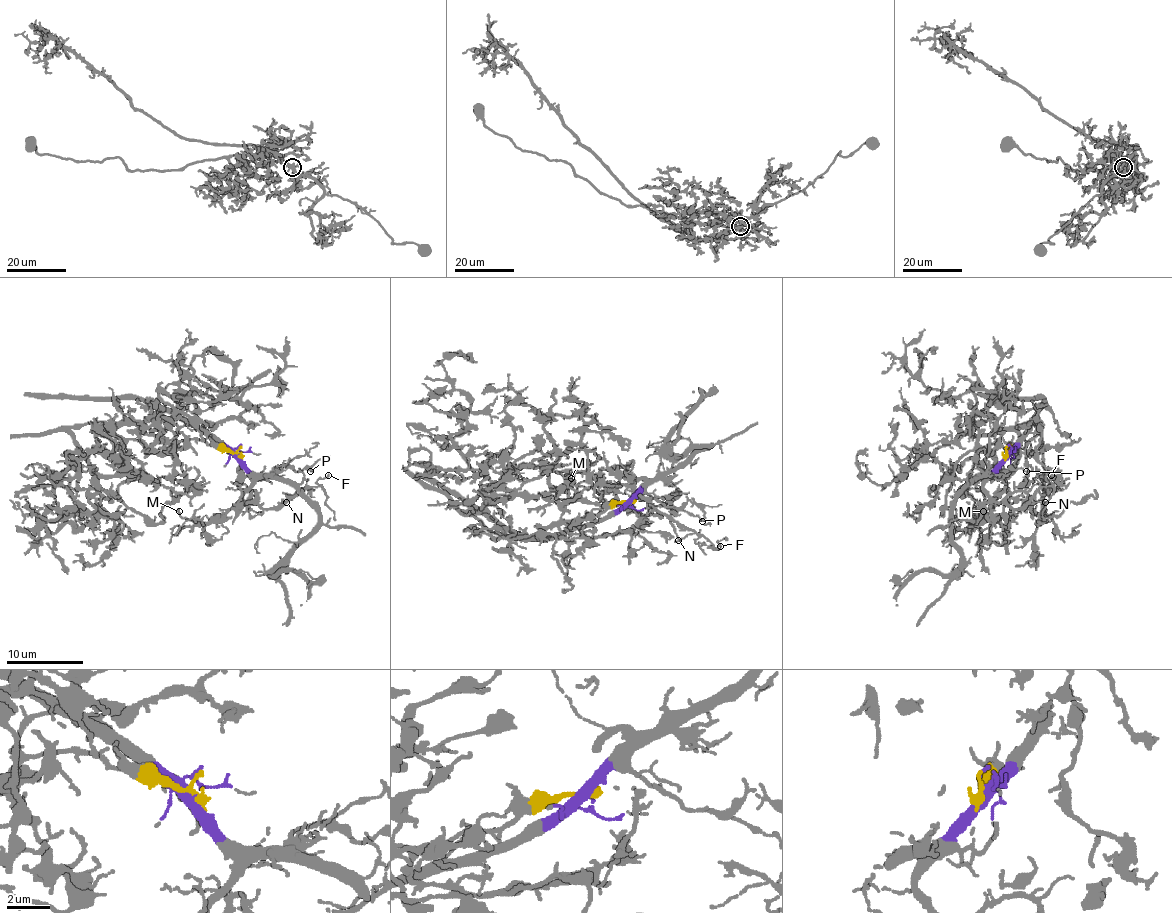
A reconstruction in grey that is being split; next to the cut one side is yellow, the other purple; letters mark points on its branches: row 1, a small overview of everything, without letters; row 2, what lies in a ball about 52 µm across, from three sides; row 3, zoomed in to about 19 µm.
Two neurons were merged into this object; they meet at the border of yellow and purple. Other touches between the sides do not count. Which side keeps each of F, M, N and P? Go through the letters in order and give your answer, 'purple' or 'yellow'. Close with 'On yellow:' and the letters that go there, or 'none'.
F: purple
M: purple
N: purple
P: purple
On yellow: none

